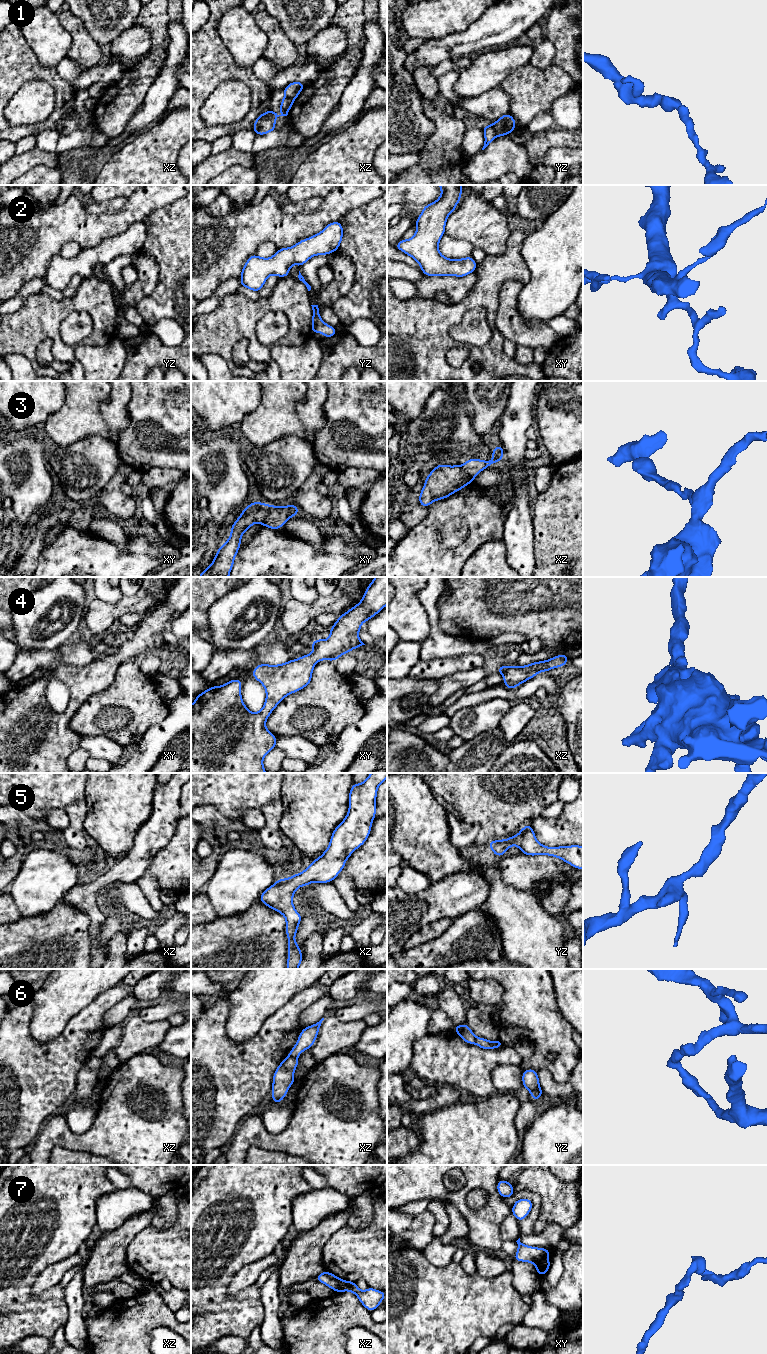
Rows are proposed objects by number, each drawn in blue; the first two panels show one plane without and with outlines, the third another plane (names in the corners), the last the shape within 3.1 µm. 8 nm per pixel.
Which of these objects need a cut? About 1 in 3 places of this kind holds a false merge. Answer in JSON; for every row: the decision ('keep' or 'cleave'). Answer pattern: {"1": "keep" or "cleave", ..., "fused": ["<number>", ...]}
{"1": "cleave", "2": "keep", "3": "cleave", "4": "keep", "5": "keep", "6": "cleave", "7": "cleave", "fused": ["1", "3", "6", "7"]}

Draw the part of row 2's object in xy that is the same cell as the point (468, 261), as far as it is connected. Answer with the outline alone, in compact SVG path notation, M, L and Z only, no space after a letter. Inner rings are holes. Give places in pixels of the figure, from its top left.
M438 185L442 193L440 197L435 201L426 206L424 206L421 214L417 218L415 224L417 230L414 236L408 240L402 239L396 245L397 249L401 250L403 253L415 259L422 272L426 276L456 276L464 277L474 272L477 263L472 256L465 257L462 259L451 260L444 257L439 252L439 242L442 236L445 234L445 225L448 216L451 212L456 210L456 205L461 200L462 195L462 185Z

